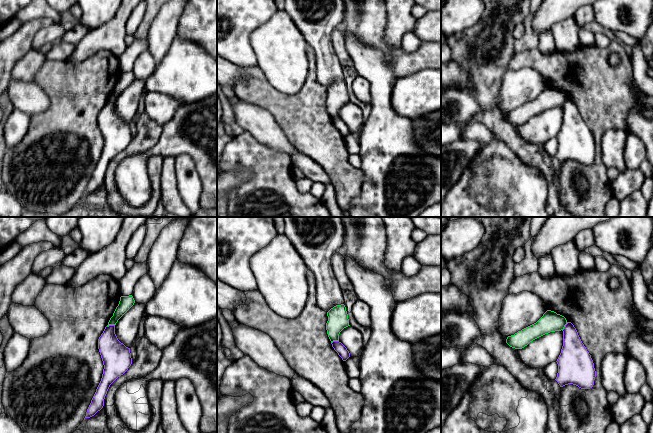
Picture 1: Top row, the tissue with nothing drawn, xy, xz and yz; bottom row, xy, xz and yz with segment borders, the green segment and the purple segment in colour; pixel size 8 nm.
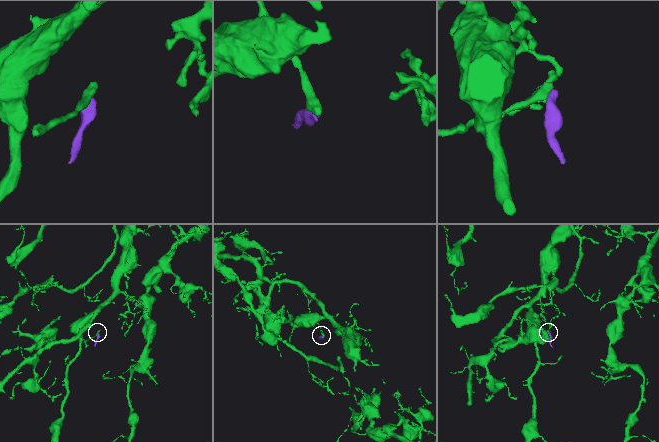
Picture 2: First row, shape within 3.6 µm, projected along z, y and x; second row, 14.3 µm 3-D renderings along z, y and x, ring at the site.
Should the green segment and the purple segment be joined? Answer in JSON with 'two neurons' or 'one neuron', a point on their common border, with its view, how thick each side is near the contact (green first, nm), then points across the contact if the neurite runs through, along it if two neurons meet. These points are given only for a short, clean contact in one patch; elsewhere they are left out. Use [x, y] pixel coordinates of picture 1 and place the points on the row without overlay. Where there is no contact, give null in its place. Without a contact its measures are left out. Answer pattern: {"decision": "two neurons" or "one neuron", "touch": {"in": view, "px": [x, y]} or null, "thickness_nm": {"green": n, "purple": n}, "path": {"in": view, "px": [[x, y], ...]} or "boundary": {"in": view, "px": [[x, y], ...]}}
{"decision": "two neurons", "touch": {"in": "yz", "px": [564, 102]}, "thickness_nm": {"green": 160, "purple": 220}, "boundary": {"in": "yz", "px": [[567, 98], [562, 106]]}}

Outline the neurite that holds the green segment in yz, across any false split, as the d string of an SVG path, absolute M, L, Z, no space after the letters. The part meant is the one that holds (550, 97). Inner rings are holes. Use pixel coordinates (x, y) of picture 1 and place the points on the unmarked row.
M547 86L543 92L534 100L508 112L506 119L515 125L522 125L533 116L550 108L561 107L567 100L564 92L554 87Z

